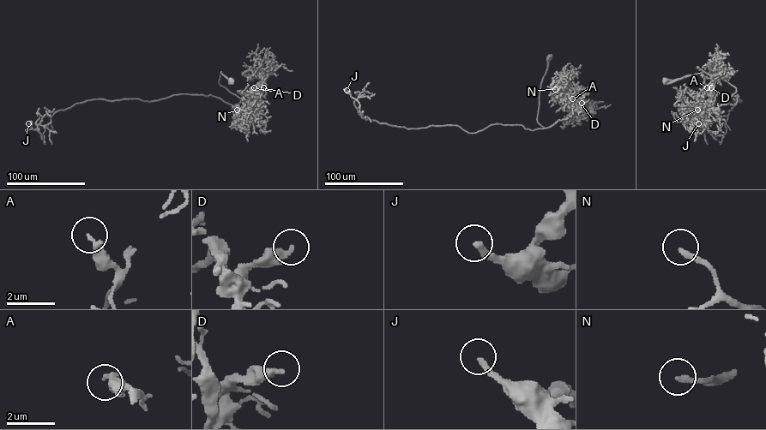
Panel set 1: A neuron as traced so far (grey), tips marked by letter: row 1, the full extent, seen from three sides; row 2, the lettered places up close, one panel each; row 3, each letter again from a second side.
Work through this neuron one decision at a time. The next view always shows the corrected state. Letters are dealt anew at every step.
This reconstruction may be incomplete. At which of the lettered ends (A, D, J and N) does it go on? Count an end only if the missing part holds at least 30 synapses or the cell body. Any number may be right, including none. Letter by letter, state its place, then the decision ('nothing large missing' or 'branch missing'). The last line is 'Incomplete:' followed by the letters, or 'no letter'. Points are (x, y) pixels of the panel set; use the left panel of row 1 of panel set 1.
A: place (254, 87); nothing large missing
D: place (263, 87); nothing large missing
J: place (28, 123); branch missing
N: place (237, 110); nothing large missing
Incomplete: J

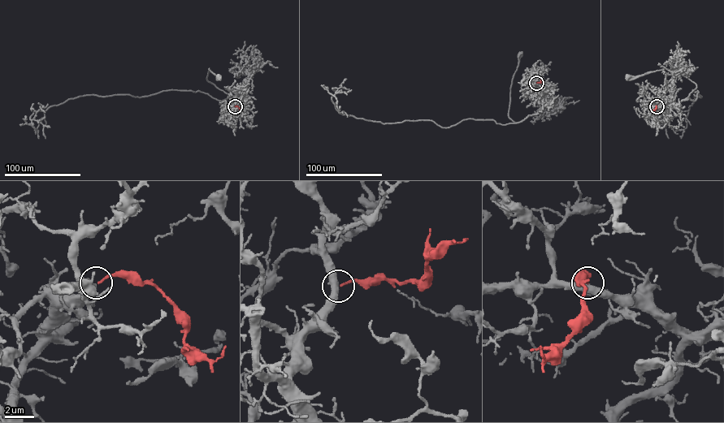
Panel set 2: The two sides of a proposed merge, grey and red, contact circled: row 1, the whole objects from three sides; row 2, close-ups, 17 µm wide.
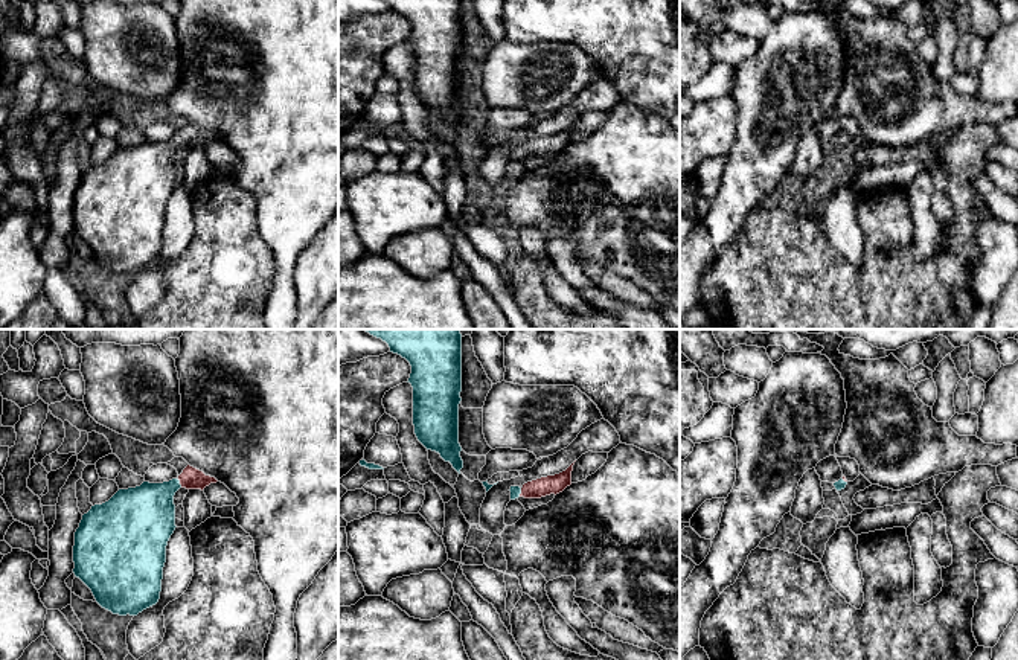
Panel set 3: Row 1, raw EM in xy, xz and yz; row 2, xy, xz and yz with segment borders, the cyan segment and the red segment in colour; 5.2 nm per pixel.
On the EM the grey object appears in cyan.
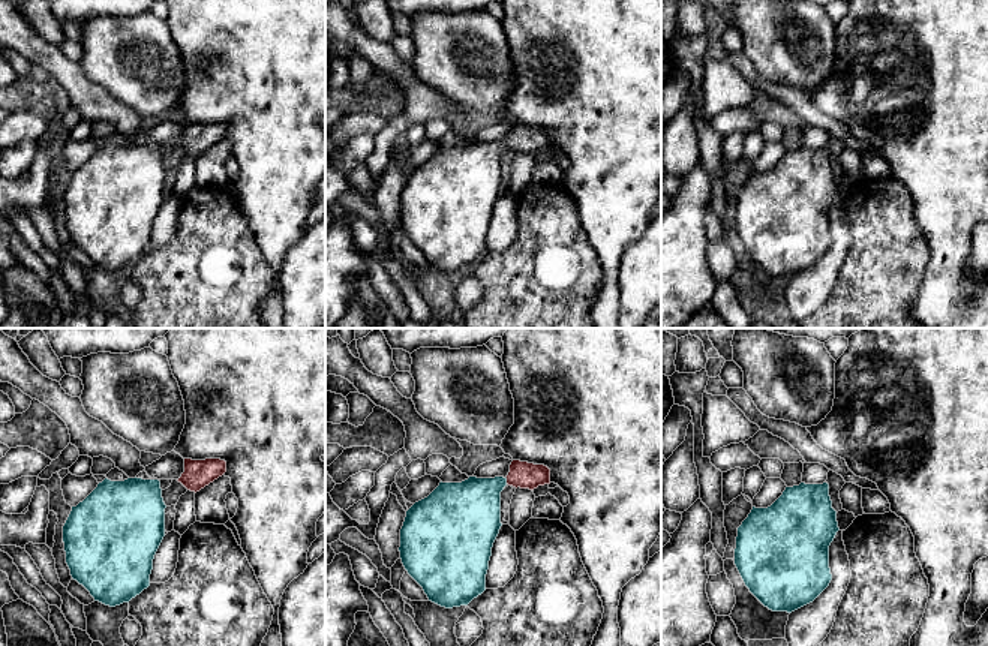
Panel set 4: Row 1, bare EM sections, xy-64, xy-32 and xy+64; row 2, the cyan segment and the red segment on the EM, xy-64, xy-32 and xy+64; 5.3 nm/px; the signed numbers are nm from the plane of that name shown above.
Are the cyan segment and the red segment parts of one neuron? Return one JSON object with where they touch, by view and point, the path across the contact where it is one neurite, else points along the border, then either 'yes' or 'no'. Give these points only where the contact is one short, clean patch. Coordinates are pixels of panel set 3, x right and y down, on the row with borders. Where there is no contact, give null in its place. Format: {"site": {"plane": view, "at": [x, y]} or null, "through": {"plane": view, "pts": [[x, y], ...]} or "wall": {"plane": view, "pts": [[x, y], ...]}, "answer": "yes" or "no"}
{"site": {"plane": "xy", "at": [179, 483]}, "through": {"plane": "xy", "pts": [[145, 515], [179, 483], [191, 477]]}, "answer": "yes"}

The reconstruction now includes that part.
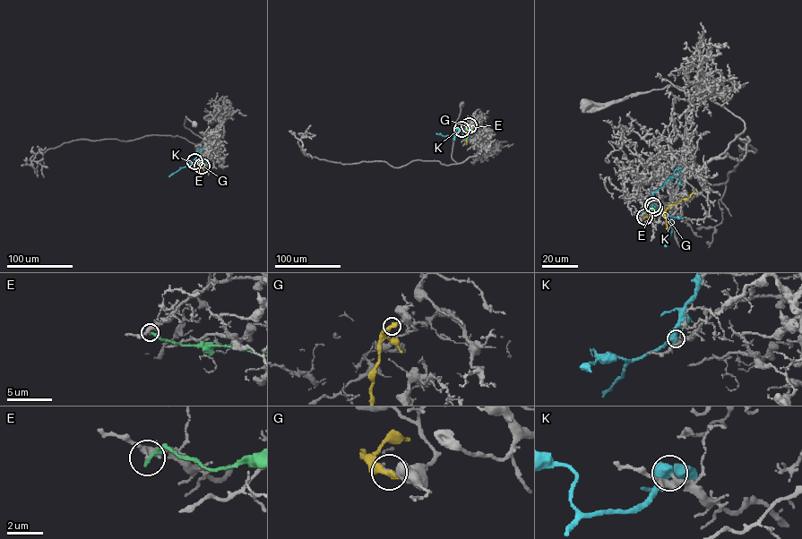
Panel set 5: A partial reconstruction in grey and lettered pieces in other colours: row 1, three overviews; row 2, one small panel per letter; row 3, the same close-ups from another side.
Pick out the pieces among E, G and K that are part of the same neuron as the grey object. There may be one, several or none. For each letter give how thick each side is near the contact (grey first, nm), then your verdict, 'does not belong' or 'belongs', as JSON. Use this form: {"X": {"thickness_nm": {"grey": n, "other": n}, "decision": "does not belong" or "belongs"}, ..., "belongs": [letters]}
{"E": {"thickness_nm": {"grey": 320, "other": 200}, "decision": "does not belong"}, "G": {"thickness_nm": {"grey": 130, "other": 440}, "decision": "does not belong"}, "K": {"thickness_nm": {"grey": 240, "other": 500}, "decision": "does not belong"}, "belongs": []}

